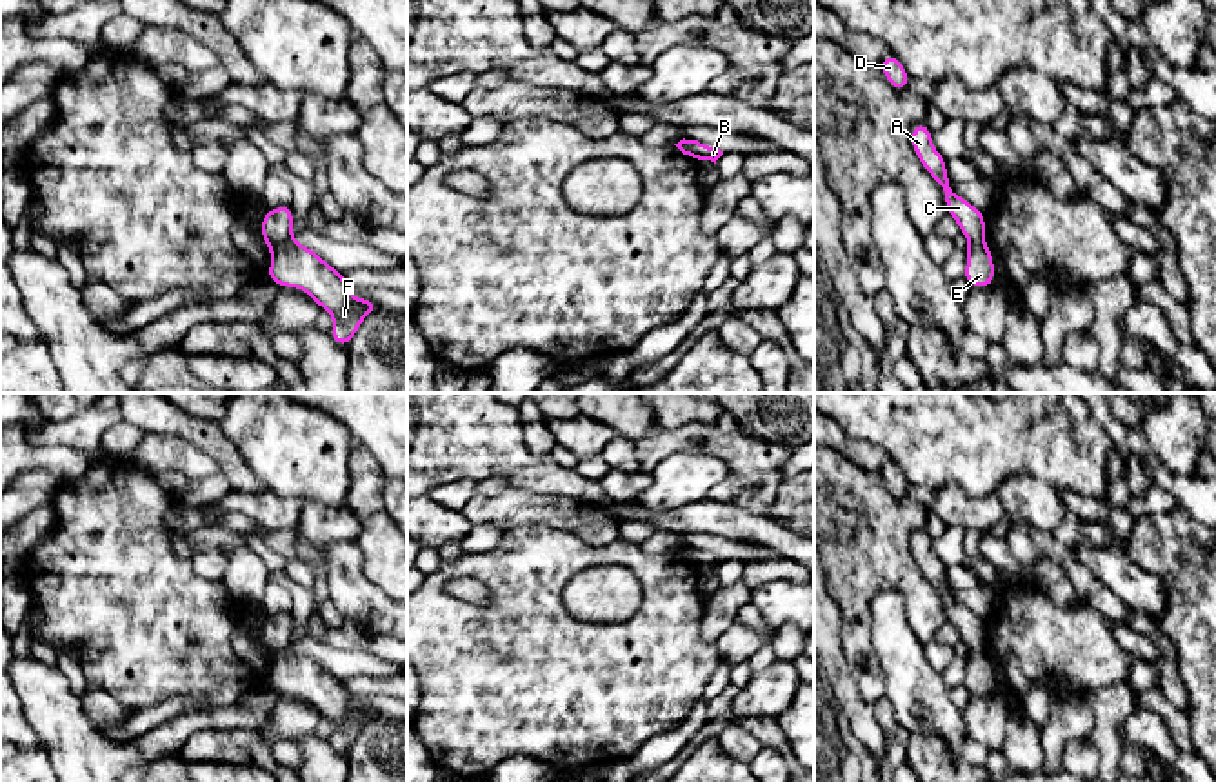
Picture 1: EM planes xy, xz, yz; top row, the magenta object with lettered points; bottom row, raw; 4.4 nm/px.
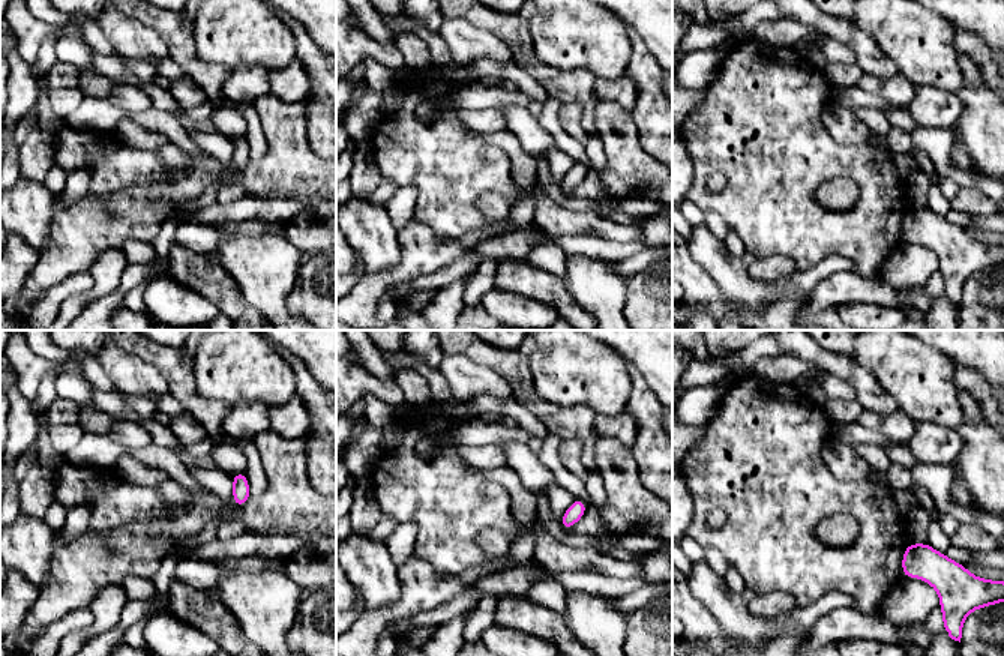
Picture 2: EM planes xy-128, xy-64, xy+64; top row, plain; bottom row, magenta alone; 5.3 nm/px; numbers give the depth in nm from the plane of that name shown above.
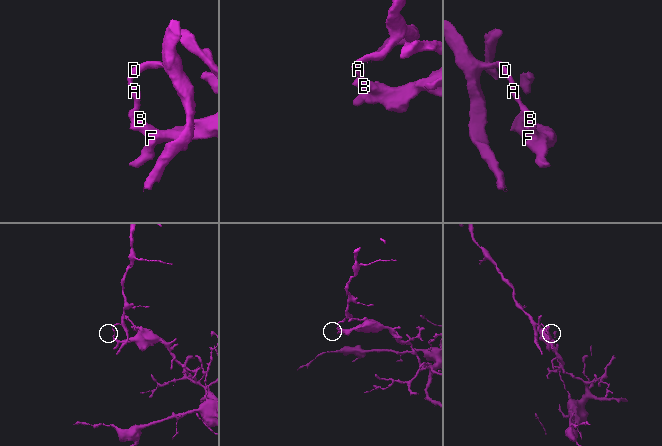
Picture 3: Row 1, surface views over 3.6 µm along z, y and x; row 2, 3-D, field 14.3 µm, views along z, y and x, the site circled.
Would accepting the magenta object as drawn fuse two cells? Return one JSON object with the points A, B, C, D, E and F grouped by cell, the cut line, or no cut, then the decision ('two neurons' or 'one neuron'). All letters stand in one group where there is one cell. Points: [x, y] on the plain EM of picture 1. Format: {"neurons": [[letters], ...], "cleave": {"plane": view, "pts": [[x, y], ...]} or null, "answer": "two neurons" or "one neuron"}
{"neurons": [["A", "C", "D"], ["B", "E", "F"]], "cleave": {"plane": "xy", "pts": [[291, 644], [271, 653]]}, "answer": "two neurons"}

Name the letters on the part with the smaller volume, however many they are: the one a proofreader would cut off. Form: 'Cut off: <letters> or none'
Cut off: A, C, D

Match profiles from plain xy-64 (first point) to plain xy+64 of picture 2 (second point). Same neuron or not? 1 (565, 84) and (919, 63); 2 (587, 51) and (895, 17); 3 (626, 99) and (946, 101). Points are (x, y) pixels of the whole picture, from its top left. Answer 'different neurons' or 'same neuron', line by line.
1: different neurons
2: same neuron
3: same neuron

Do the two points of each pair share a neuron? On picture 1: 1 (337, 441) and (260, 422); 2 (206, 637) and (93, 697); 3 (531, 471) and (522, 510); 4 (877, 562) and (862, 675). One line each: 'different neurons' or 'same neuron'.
1: same neuron
2: different neurons
3: different neurons
4: same neuron

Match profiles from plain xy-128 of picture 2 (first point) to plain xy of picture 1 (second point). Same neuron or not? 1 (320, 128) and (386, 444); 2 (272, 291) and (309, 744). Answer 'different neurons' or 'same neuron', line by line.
1: different neurons
2: same neuron

